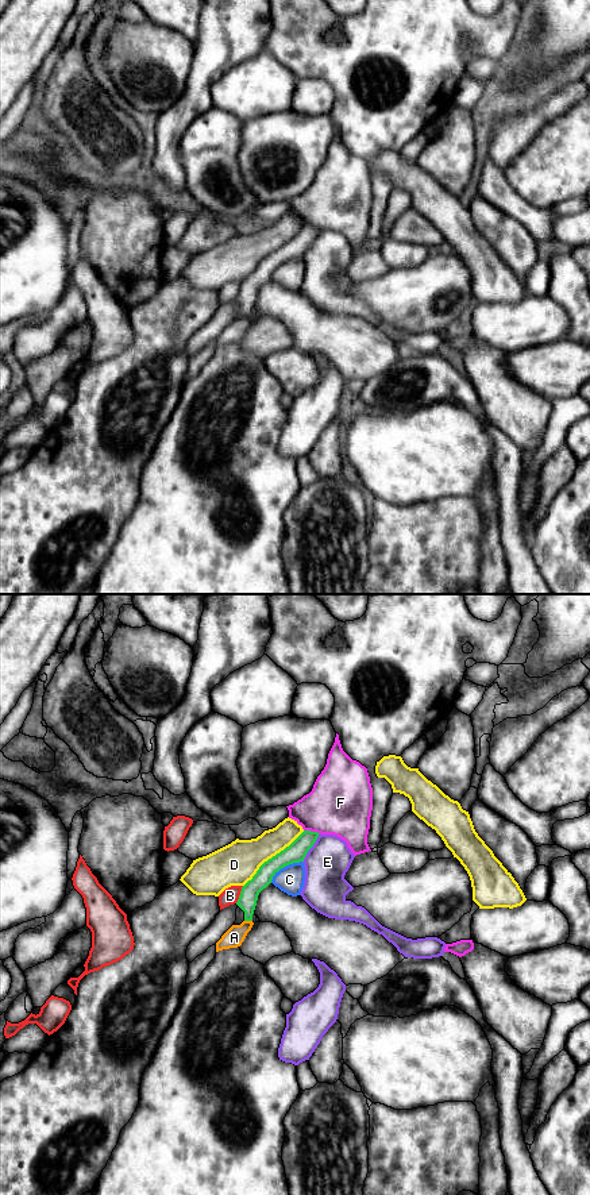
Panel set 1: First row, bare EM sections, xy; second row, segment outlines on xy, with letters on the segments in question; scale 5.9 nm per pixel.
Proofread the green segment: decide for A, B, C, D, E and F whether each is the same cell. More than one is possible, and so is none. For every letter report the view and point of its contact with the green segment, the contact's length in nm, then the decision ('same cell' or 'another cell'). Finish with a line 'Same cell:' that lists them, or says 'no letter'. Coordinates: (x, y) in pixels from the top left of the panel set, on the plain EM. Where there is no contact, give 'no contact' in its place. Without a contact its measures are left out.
A: contact xy (249, 315); length 50 nm; another cell
B: contact xy (240, 289); length 120 nm; another cell
C: contact xy (284, 261); length 240 nm; another cell
D: contact xy (273, 251); length 500 nm; another cell
E: contact xy (311, 242); length 200 nm; another cell
F: contact xy (312, 227); length 100 nm; another cell
Same cell: no letter

